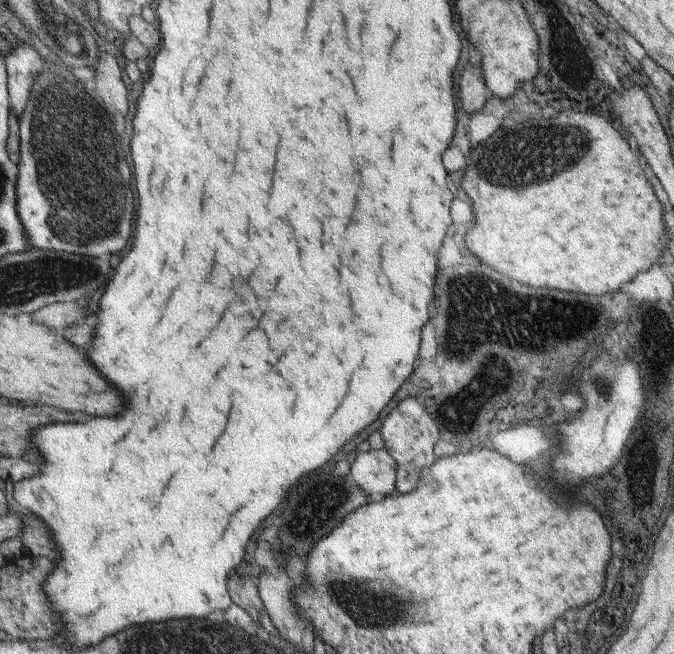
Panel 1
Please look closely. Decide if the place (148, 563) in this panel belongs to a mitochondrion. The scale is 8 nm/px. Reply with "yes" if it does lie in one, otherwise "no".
no

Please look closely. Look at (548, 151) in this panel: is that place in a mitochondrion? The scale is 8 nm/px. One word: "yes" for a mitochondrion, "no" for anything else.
yes

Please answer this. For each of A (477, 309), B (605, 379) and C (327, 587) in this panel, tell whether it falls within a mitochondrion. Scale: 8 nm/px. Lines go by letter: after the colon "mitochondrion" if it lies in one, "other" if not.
A: mitochondrion
B: mitochondrion
C: mitochondrion

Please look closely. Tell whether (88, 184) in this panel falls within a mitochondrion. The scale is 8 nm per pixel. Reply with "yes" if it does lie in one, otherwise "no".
yes

